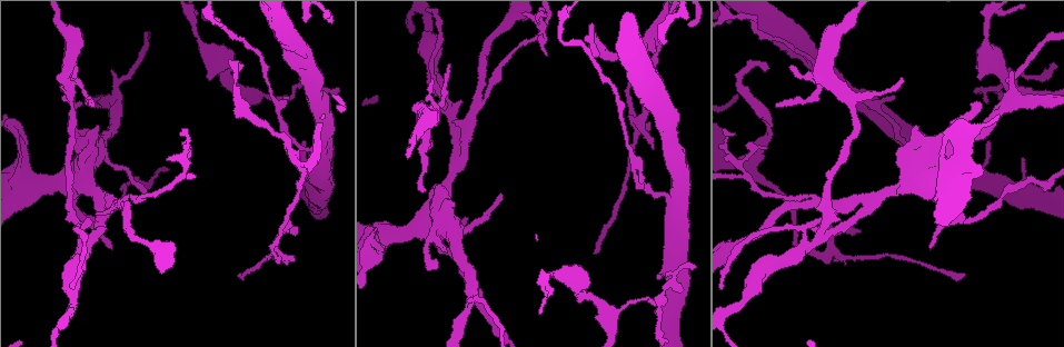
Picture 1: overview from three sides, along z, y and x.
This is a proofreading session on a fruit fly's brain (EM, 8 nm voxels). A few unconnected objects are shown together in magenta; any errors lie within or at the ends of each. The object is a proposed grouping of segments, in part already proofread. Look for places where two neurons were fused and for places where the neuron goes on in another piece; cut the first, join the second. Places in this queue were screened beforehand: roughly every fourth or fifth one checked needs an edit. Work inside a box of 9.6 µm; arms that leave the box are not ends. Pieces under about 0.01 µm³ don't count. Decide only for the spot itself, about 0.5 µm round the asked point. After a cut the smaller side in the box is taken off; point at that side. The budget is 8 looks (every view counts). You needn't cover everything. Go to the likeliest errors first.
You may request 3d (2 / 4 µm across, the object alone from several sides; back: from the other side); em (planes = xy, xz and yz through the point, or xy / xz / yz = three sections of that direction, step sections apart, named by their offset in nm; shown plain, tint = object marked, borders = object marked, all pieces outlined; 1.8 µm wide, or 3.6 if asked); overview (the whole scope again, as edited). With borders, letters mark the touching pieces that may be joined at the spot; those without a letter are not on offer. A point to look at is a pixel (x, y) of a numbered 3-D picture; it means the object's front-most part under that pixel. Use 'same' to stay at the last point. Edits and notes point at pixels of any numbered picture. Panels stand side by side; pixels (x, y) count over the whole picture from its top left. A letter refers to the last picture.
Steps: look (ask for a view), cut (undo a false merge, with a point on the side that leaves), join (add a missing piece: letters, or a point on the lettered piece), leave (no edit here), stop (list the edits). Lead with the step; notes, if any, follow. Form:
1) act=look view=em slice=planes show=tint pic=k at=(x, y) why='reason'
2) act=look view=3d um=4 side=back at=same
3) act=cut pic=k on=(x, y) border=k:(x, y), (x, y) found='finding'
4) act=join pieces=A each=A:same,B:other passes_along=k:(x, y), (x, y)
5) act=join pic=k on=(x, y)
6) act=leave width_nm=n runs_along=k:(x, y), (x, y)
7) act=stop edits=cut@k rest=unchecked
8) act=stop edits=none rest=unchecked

act=look view=em um=3.6 slice=xy step=4 show=tint pic=1 at=(950, 178) why='sudden change in width'

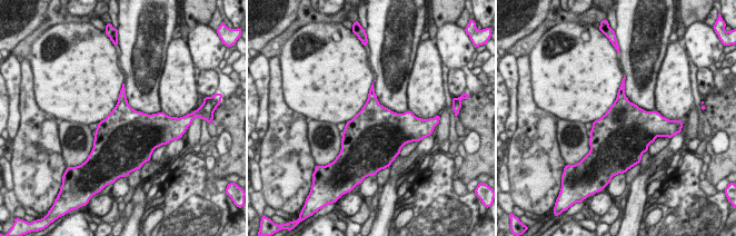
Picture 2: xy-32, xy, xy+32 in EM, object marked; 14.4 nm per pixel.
act=look view=em um=3.6 slice=yz step=8 show=borders at=same

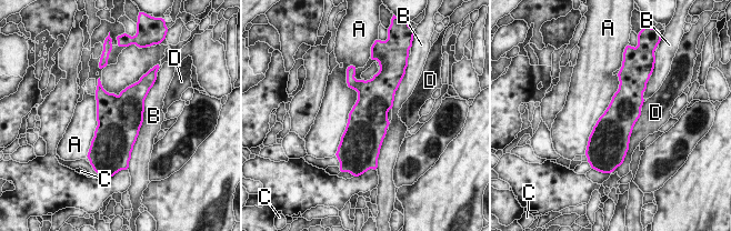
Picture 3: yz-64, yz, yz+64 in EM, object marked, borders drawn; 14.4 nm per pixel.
act=leave each=A:other,B:other,C:other,D:other border=3:(347, 82), (358, 99), (339, 143) found='one neuron here'

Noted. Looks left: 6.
act=look view=3d um=4 pic=1 at=(100, 148) why='looks like a crossing'

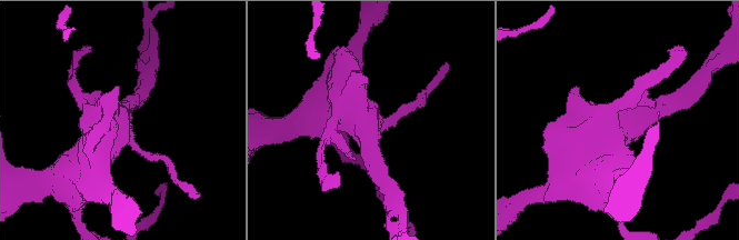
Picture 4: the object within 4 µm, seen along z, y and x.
act=look view=em slice=xy step=16 show=borders pic=4 at=(621, 124)

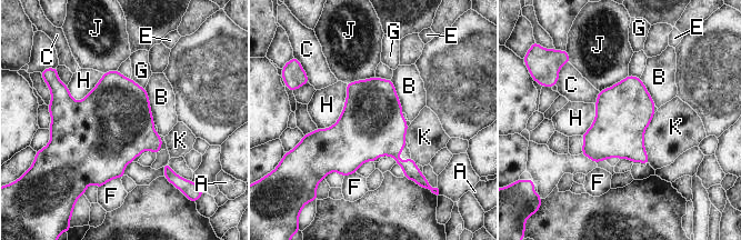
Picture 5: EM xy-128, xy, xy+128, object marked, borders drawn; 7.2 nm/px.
act=leave longest_contact=H:400nm each=A:other,B:other,C:other,E:other,F:other,G:other,H:other,J:other,K:other border=5:(654, 113), (643, 137), (649, 163) found='all the same neuron'

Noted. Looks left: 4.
act=look view=3d um=2 side=back pic=1 at=(822, 254) why='looks like a crossing'

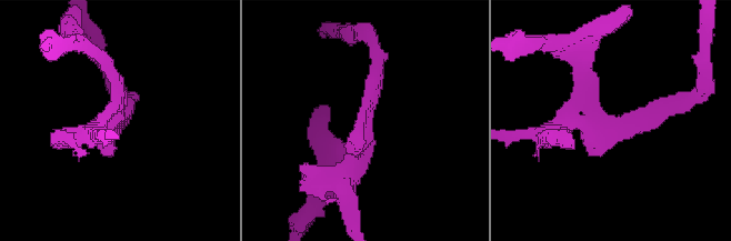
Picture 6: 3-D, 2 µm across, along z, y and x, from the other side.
act=look view=em slice=xz step=4 show=borders pic=6 at=(119, 122)

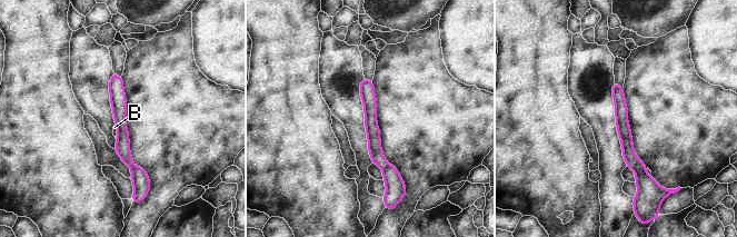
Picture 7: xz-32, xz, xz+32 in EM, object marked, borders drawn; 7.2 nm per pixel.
act=look view=em slice=planes show=borders at=same

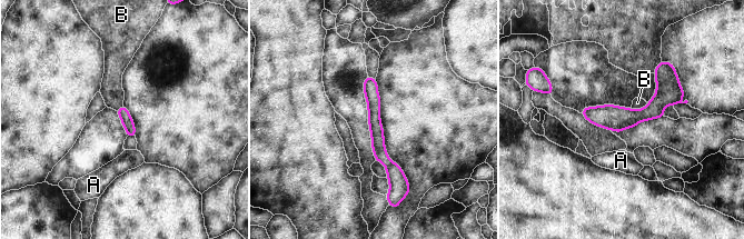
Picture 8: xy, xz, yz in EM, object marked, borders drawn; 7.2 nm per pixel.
act=leave width_nm=80 longest_contact=B:130nm each=A:other,B:other found='continuous, no second neuron'

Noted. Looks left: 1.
act=stop edits=none rest=unchecked

